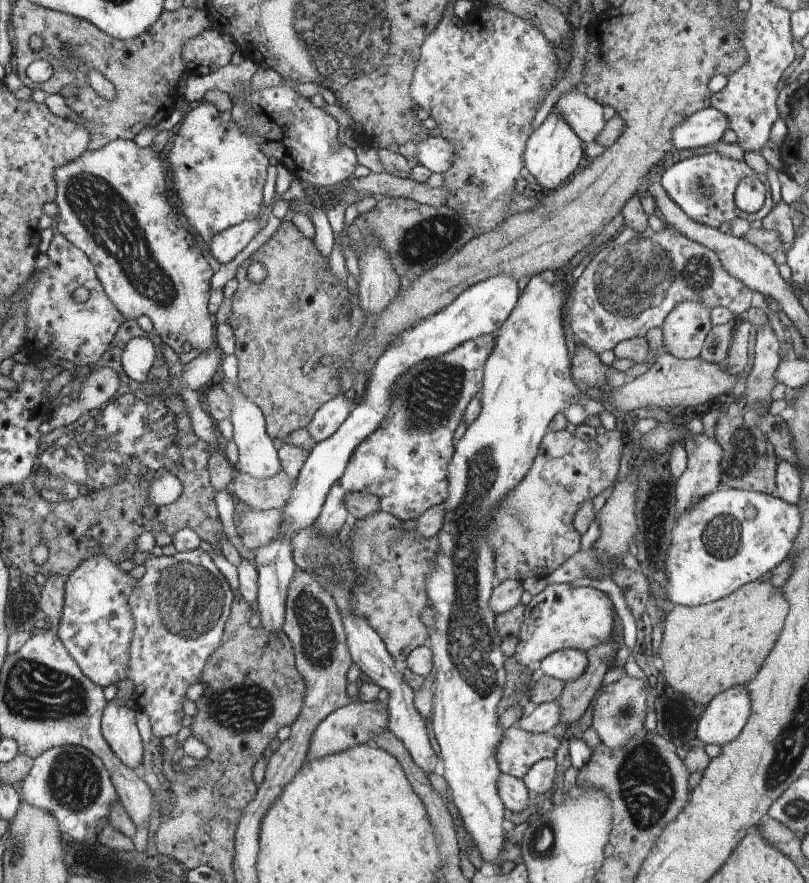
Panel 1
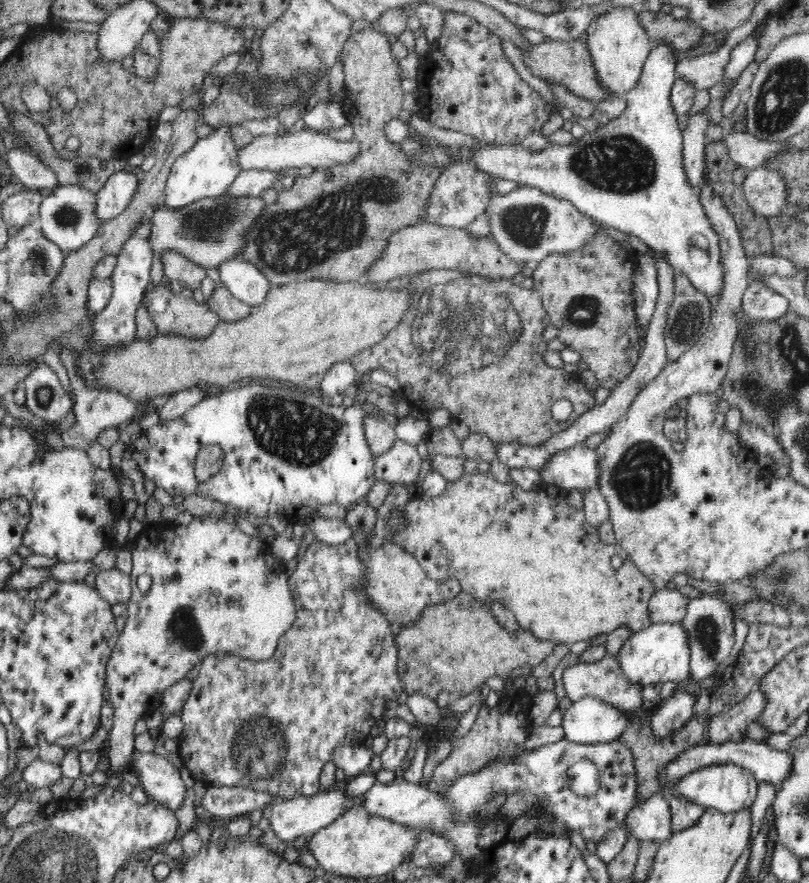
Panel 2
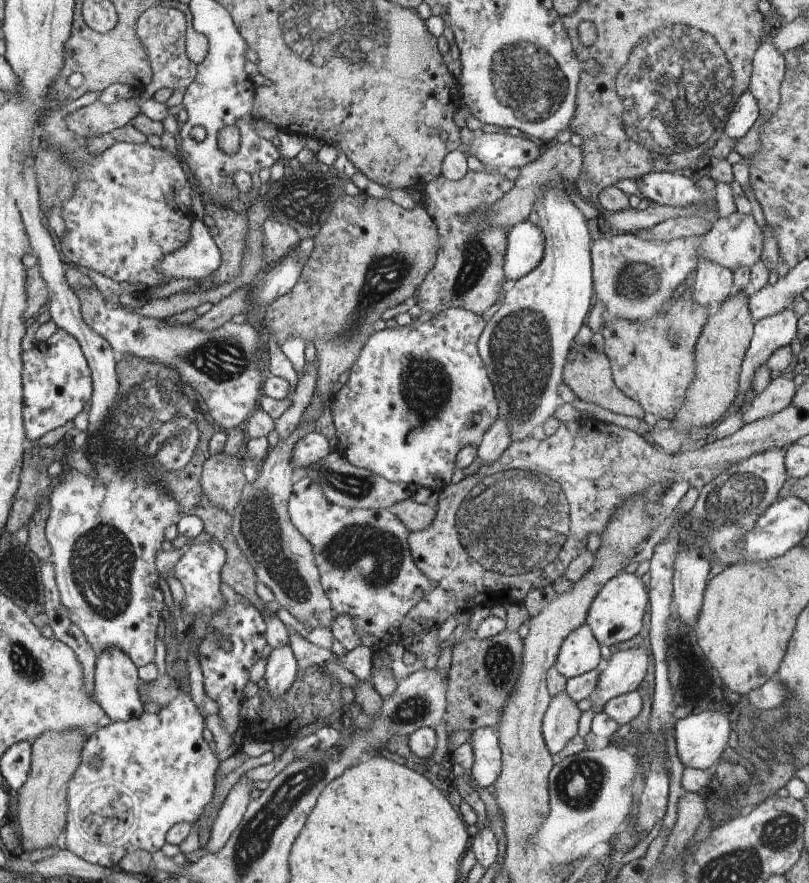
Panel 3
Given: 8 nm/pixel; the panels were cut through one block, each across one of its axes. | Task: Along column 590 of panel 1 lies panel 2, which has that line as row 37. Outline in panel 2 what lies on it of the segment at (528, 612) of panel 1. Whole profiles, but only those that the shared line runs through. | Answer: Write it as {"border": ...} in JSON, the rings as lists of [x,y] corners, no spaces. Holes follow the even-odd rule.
{"border":[[[612,6],[612,10],[592,18],[587,28],[587,47],[596,75],[611,96],[624,96],[640,80],[644,62],[651,50],[651,40],[639,21],[637,7]]]}

